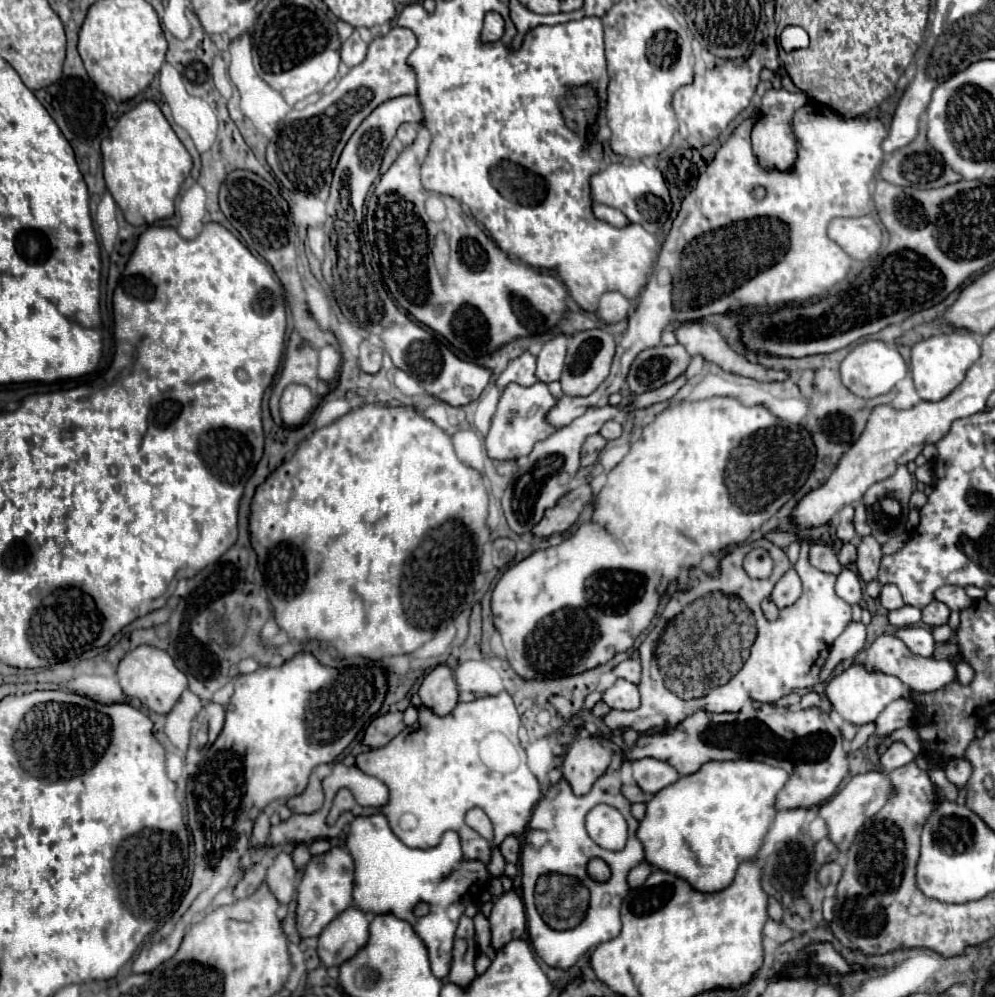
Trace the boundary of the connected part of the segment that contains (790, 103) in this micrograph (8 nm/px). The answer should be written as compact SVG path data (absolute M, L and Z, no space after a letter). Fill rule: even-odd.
M771 89L763 95L757 111L755 111L755 123L753 123L753 131L751 131L751 145L753 145L753 153L759 161L759 165L765 171L777 169L781 173L791 173L793 165L797 161L797 149L799 149L799 141L791 129L791 121L793 121L793 113L803 107L807 103L807 95L797 91L797 93L789 93L785 89ZM777 105L781 105L783 109L777 109Z

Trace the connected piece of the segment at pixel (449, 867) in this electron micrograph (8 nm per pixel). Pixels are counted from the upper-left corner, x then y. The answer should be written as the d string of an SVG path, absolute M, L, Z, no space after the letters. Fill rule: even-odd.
M369 815L369 817L355 817L355 821L349 827L347 835L347 849L355 861L355 881L353 881L353 899L359 901L359 909L365 913L393 913L399 919L405 919L413 925L415 933L423 939L423 943L429 949L431 969L437 979L445 979L451 967L453 957L453 935L457 929L457 921L465 911L465 905L473 901L473 897L485 887L489 881L489 873L481 861L469 861L463 857L459 837L455 831L445 831L439 845L429 849L411 849L405 843L401 843L393 831L389 829L389 823L385 815ZM417 903L427 903L429 913L425 917L415 917L413 907Z

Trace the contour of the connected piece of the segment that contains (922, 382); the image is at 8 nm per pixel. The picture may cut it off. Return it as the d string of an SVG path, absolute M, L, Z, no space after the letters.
M959 331L949 335L933 335L921 339L911 347L911 375L915 389L925 401L939 401L947 397L965 377L965 371L979 359L979 343L973 333Z

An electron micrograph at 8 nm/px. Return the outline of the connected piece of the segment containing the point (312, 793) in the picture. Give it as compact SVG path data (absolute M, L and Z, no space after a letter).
M315 773L309 777L309 785L301 795L287 799L287 807L293 813L315 813L321 809L321 805L323 805L323 789L321 779Z

